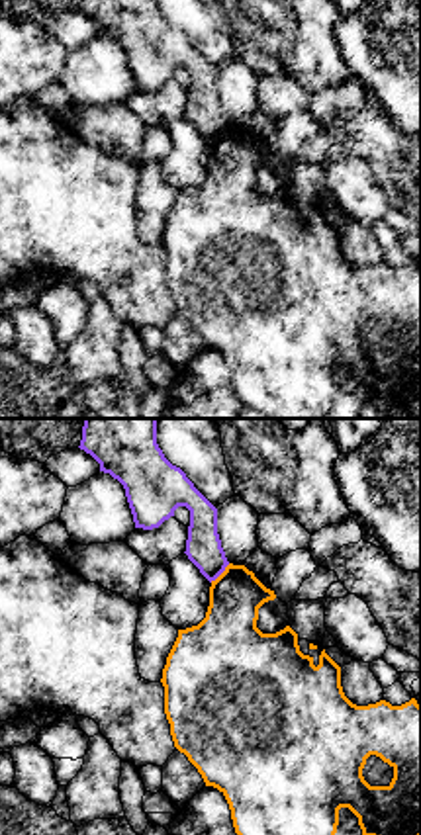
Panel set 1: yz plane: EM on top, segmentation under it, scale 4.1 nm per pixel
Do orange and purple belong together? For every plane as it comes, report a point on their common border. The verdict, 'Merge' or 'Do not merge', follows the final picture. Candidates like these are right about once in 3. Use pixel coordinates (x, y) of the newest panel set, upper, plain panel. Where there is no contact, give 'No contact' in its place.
Touches orange at (222, 135)

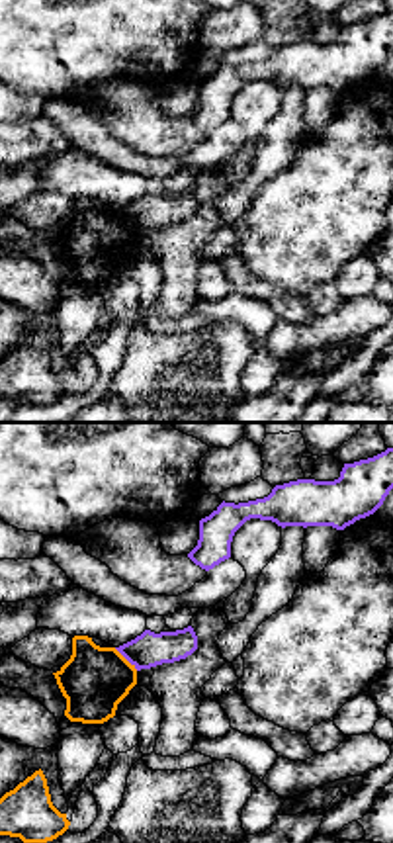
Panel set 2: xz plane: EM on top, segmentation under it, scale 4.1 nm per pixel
Touches orange at (124, 220)

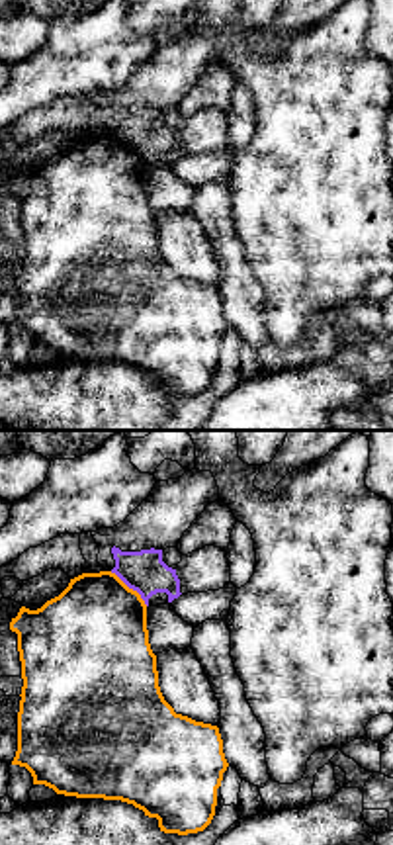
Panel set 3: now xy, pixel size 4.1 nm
Touches orange at (128, 149)

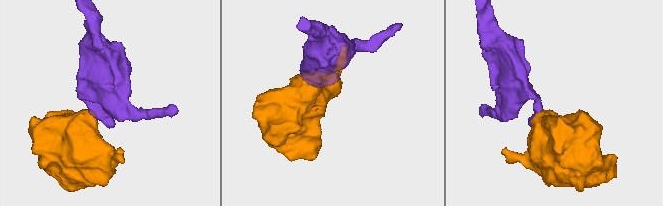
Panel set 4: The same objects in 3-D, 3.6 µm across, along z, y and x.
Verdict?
Do not merge

